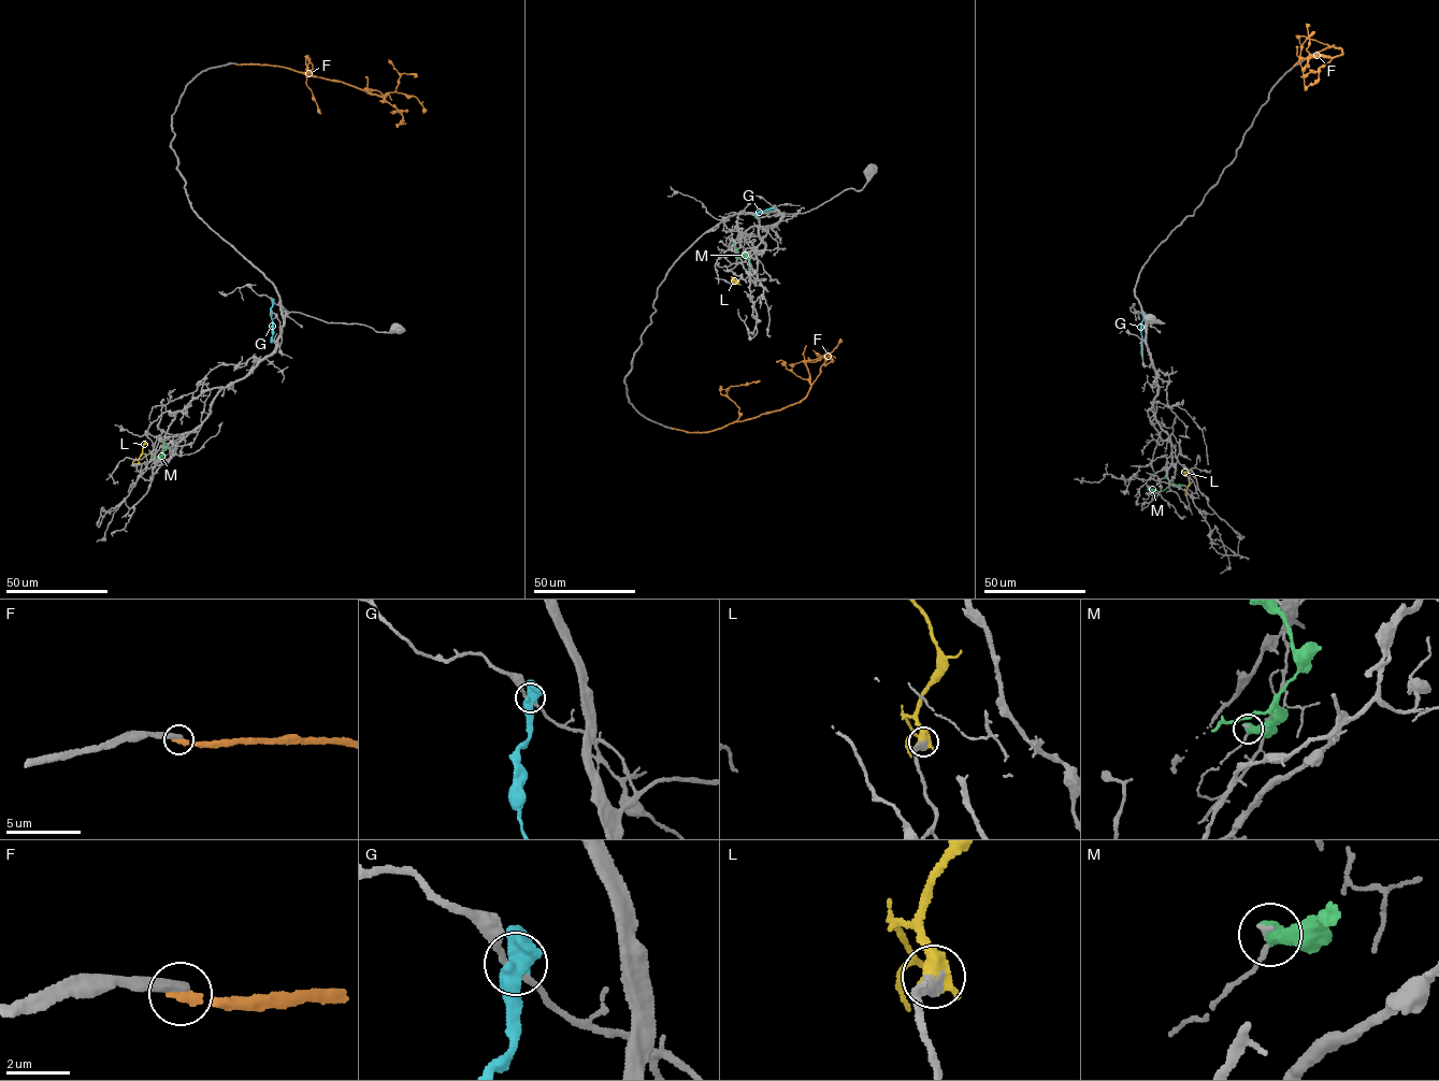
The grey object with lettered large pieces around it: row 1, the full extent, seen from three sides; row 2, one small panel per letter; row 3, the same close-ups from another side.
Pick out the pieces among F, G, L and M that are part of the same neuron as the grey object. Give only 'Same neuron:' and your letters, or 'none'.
Same neuron: L

